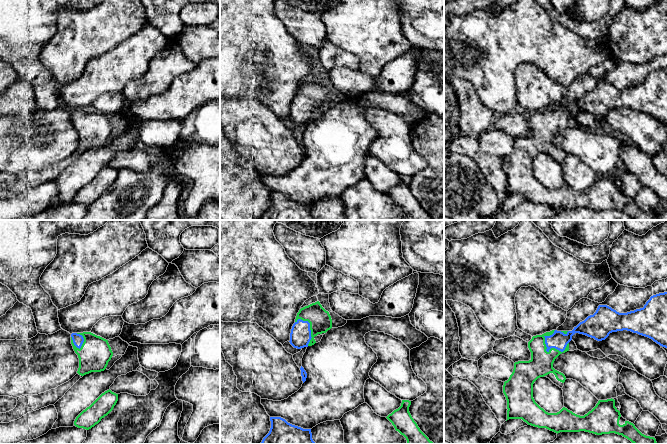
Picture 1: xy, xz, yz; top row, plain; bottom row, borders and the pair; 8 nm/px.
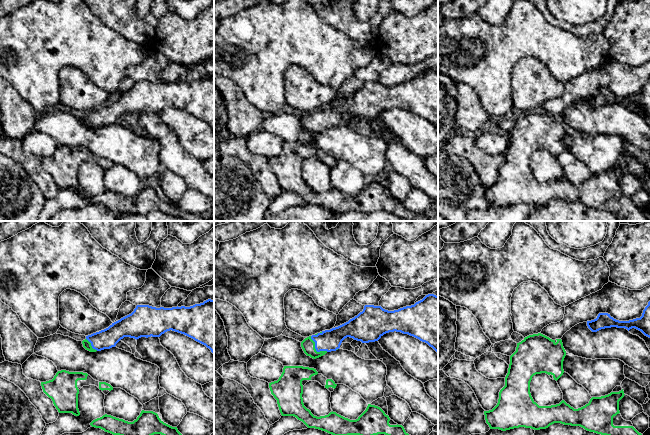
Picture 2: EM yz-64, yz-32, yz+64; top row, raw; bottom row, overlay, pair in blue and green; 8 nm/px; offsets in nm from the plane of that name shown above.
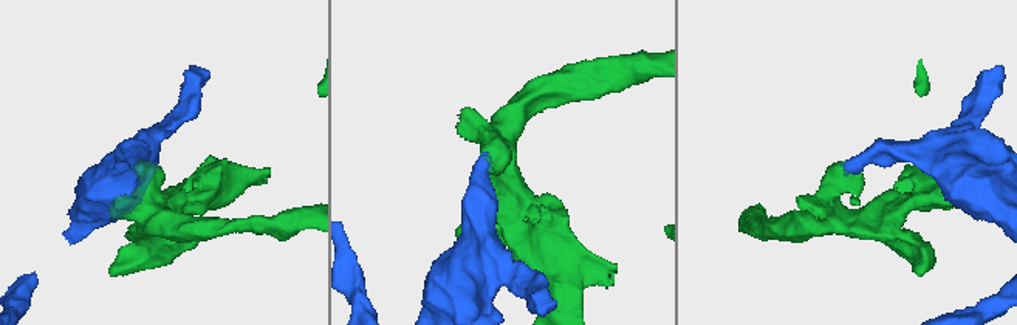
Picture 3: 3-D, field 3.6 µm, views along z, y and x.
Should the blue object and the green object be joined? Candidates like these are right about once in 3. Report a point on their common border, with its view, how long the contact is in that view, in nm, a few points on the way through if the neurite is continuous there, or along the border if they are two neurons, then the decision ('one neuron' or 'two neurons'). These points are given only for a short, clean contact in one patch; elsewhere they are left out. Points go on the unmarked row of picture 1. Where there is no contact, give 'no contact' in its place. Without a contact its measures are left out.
yz (552, 123) | 220 nm | across yz (558, 116), (552, 123), (542, 133), (541, 140) | one neuron

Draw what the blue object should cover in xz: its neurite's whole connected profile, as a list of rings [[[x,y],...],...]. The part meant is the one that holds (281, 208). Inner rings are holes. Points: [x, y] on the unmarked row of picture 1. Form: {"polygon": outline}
{"polygon": [[[270,193],[271,204],[260,220],[316,220],[311,205],[288,199],[281,193]]]}

